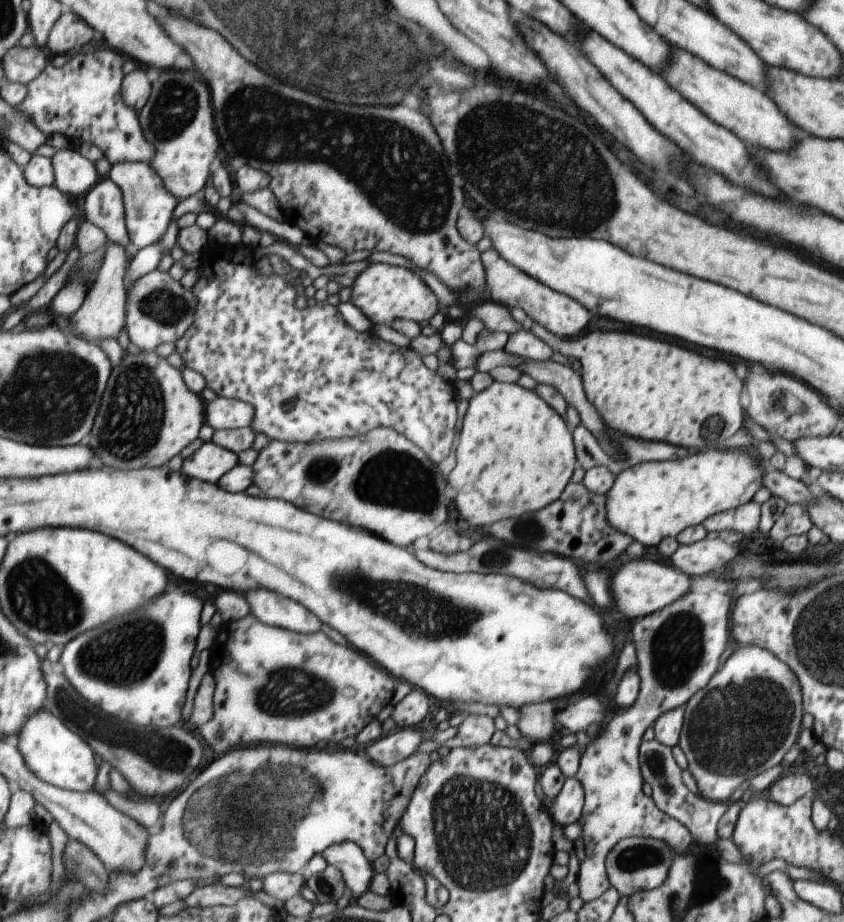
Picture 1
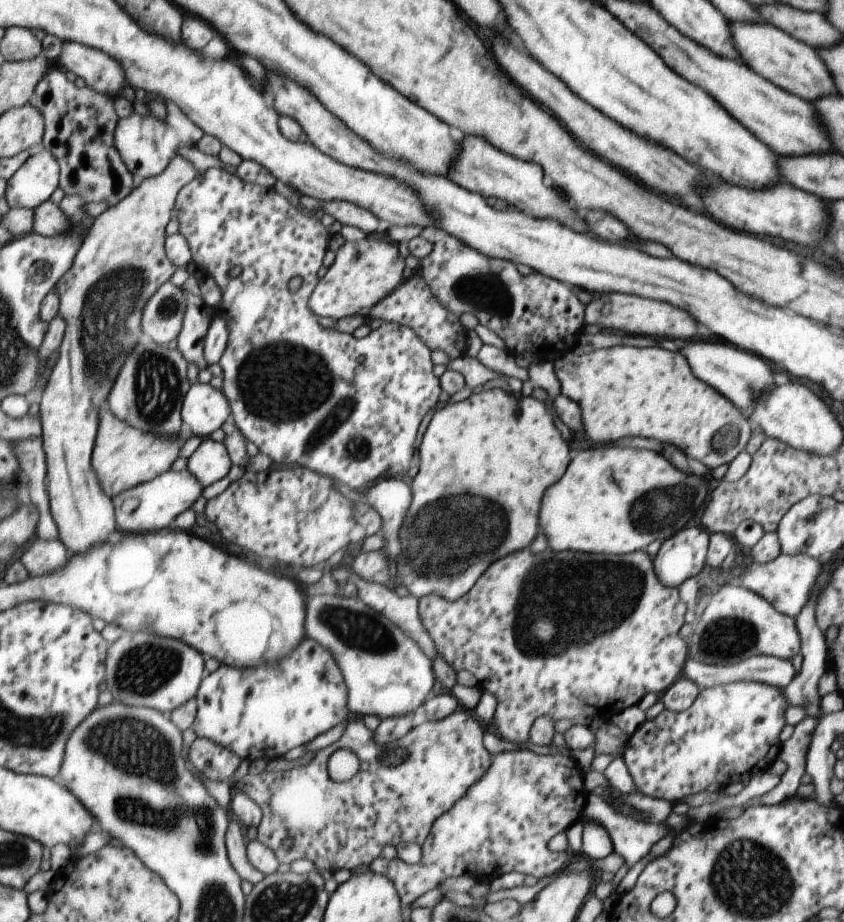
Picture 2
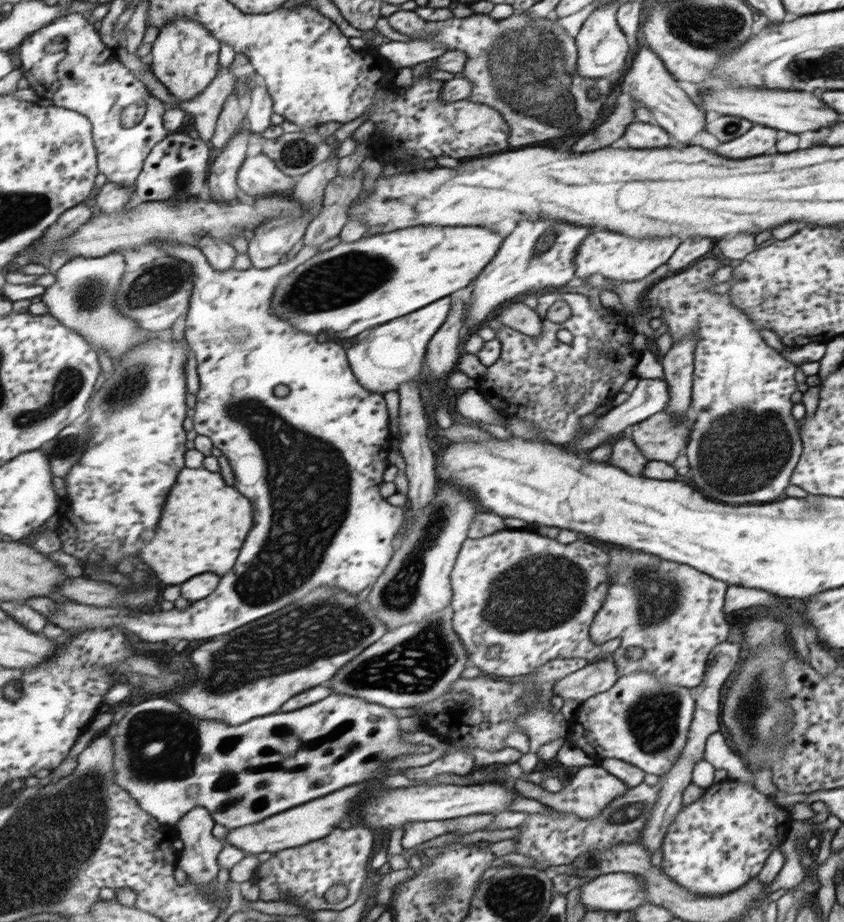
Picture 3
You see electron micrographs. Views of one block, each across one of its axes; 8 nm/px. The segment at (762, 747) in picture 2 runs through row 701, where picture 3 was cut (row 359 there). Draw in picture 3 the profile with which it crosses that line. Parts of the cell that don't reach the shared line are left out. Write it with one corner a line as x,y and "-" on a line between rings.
706,258
688,266
686,270
682,270
678,273
672,273
668,277
660,280
654,284
646,296
644,296
644,302
642,302
642,313
649,310
654,310
659,306
662,308
664,314
661,315
661,322
665,322
668,325
668,331
673,339
673,342
682,339
684,335
694,333
696,335
696,342
694,342
694,372
693,372
693,386
692,386
692,399
690,405
690,411
694,414
694,426
692,426
693,432
690,434
690,440
688,440
688,446
686,446
686,456
688,457
690,471
688,478
694,481
698,490
702,491
702,495
714,500
720,500
724,502
734,502
734,504
746,504
746,502
774,502
776,498
780,498
786,490
788,490
788,484
791,484
791,477
793,476
794,468
797,468
798,458
802,454
802,442
800,442
800,434
798,434
798,424
796,420
790,416
790,408
792,408
792,402
790,402
790,396
796,392
796,380
794,380
794,374
796,374
796,366
792,362
788,362
788,359
782,358
776,349
770,348
768,343
764,341
758,330
758,324
750,321
746,317
745,312
742,312
740,308
736,308
732,302
722,302
720,295
710,292
712,286
718,284
714,281
712,284
712,274
718,270
718,262
715,259

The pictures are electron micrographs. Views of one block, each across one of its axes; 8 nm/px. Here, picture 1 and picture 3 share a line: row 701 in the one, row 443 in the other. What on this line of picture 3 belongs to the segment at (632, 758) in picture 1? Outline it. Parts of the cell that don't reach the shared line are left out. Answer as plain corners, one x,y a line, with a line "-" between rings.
666,409
653,414
628,428
630,437
649,461
662,461
670,465
688,446
693,432
694,414
691,411
674,417

